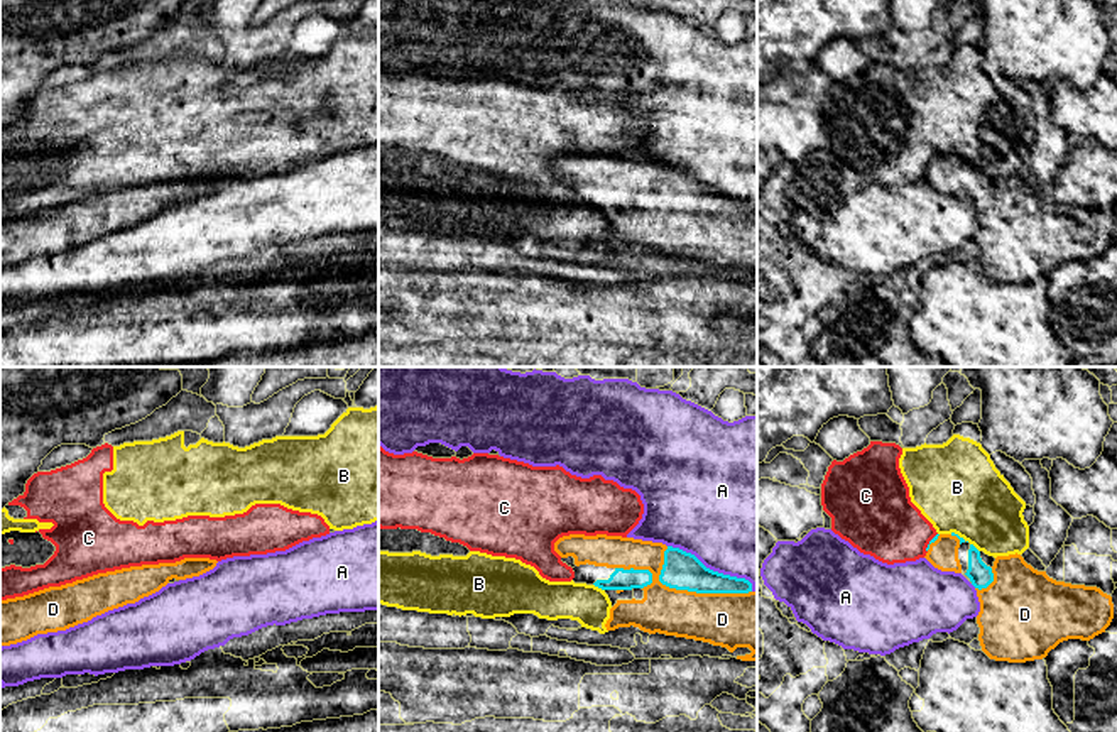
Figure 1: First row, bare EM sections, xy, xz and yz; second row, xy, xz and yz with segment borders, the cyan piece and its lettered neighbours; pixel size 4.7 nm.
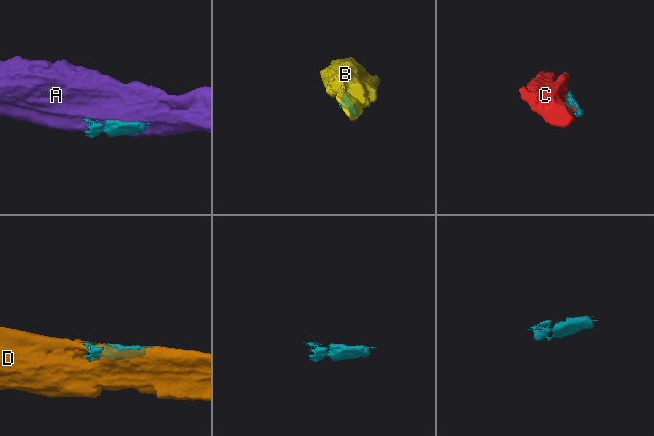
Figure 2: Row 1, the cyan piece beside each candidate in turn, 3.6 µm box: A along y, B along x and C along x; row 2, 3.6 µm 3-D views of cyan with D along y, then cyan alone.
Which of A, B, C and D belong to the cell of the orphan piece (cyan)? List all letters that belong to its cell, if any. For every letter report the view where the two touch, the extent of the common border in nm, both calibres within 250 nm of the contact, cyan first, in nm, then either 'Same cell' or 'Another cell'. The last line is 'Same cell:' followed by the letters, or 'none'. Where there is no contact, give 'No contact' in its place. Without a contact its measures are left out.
A: Touches cyan in xz. Shared border 460 nm. Thickness 180 nm (cyan) against 480 nm. Another cell
B: Touches cyan in xz. Shared border 70 nm. Thickness 100 nm (cyan) against 190 nm. Another cell
C: Touches cyan in yz. Shared border 110 nm. Thickness 20 nm (cyan) against 340 nm. Another cell
D: Touches cyan in xz. Shared border 460 nm. Thickness 180 nm (cyan) against 260 nm. Same cell
Same cell: D

